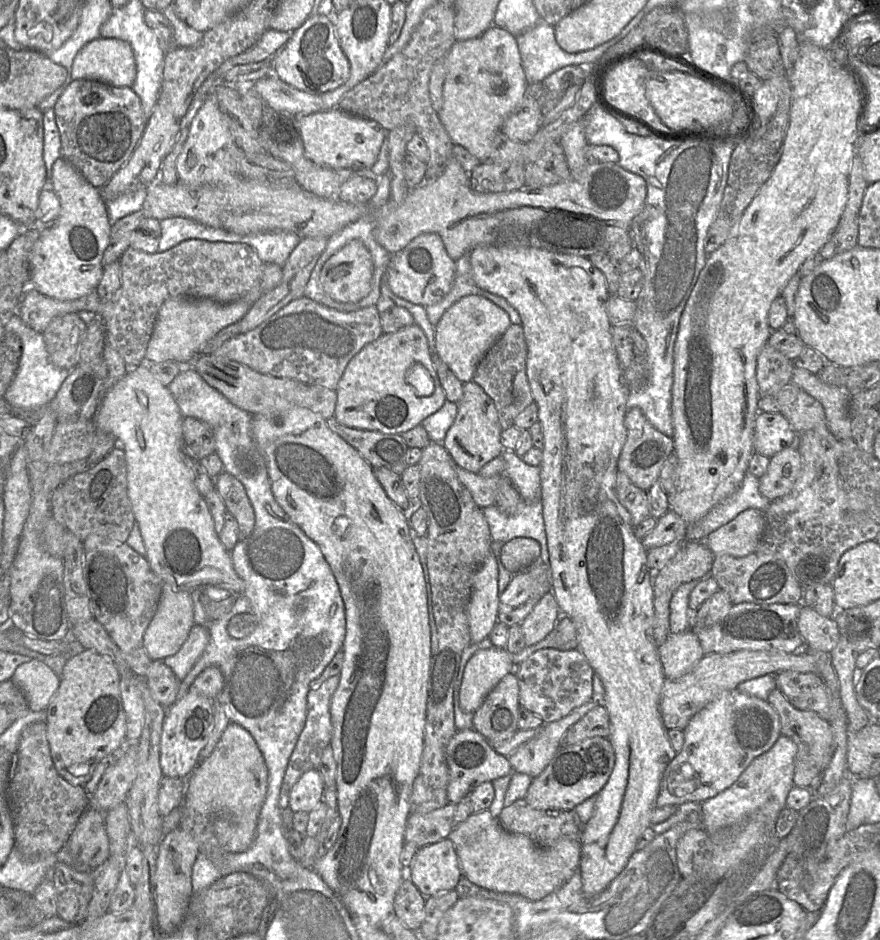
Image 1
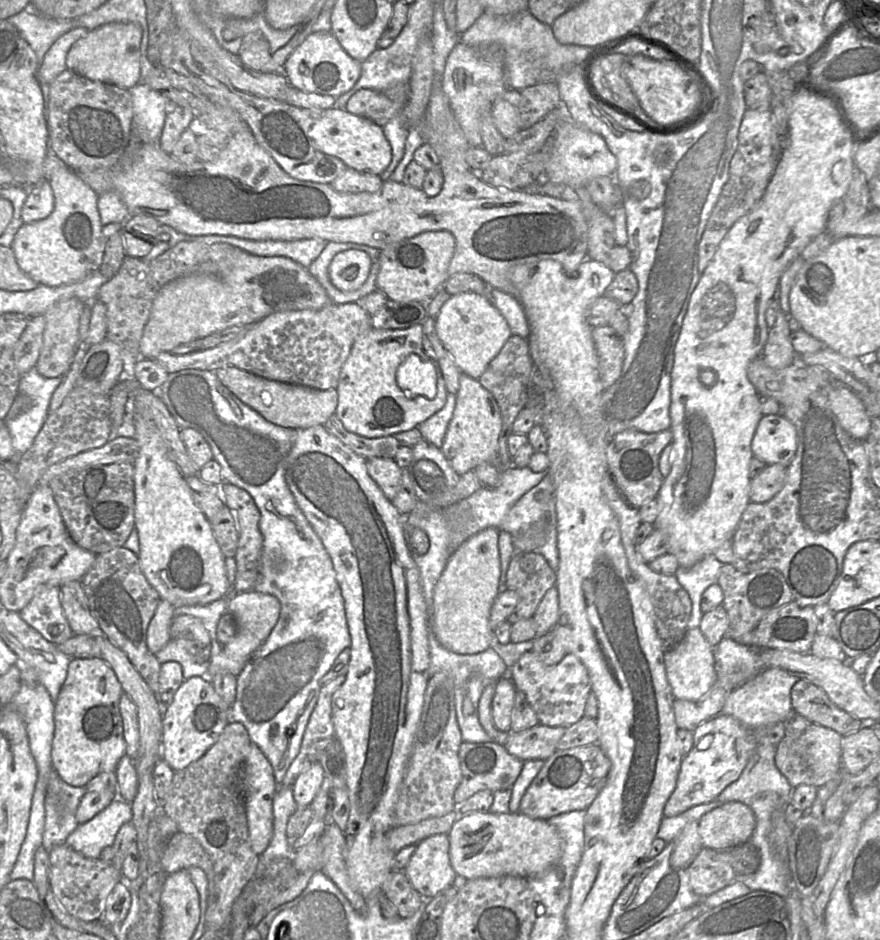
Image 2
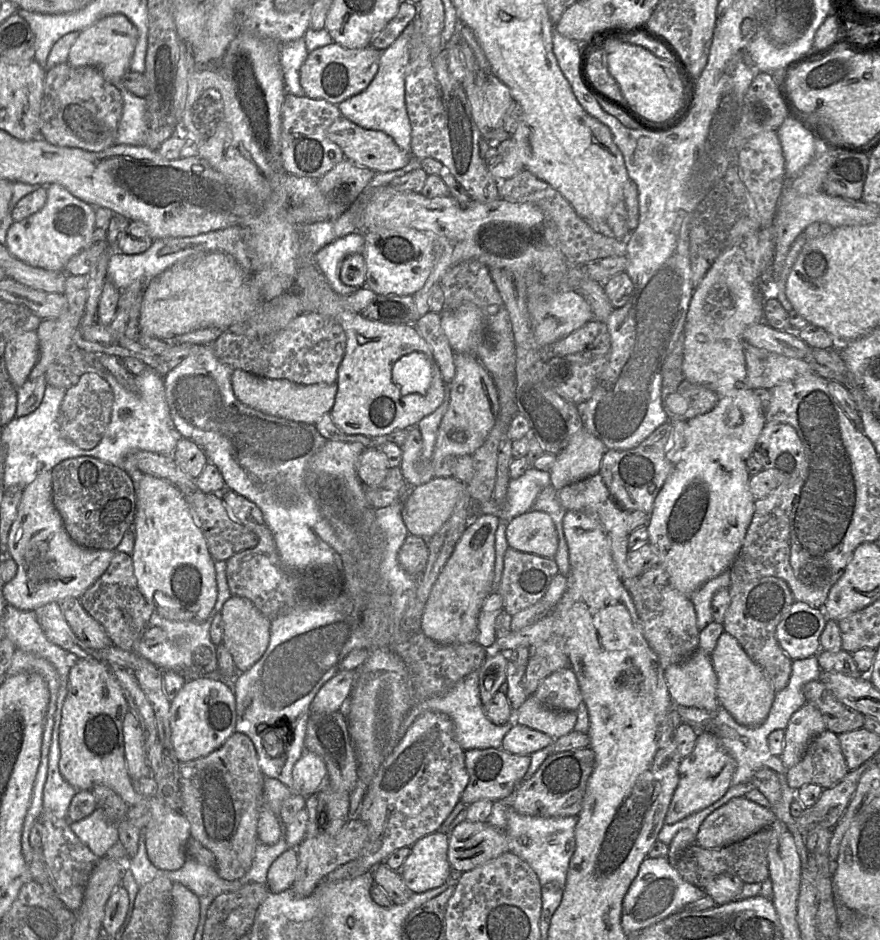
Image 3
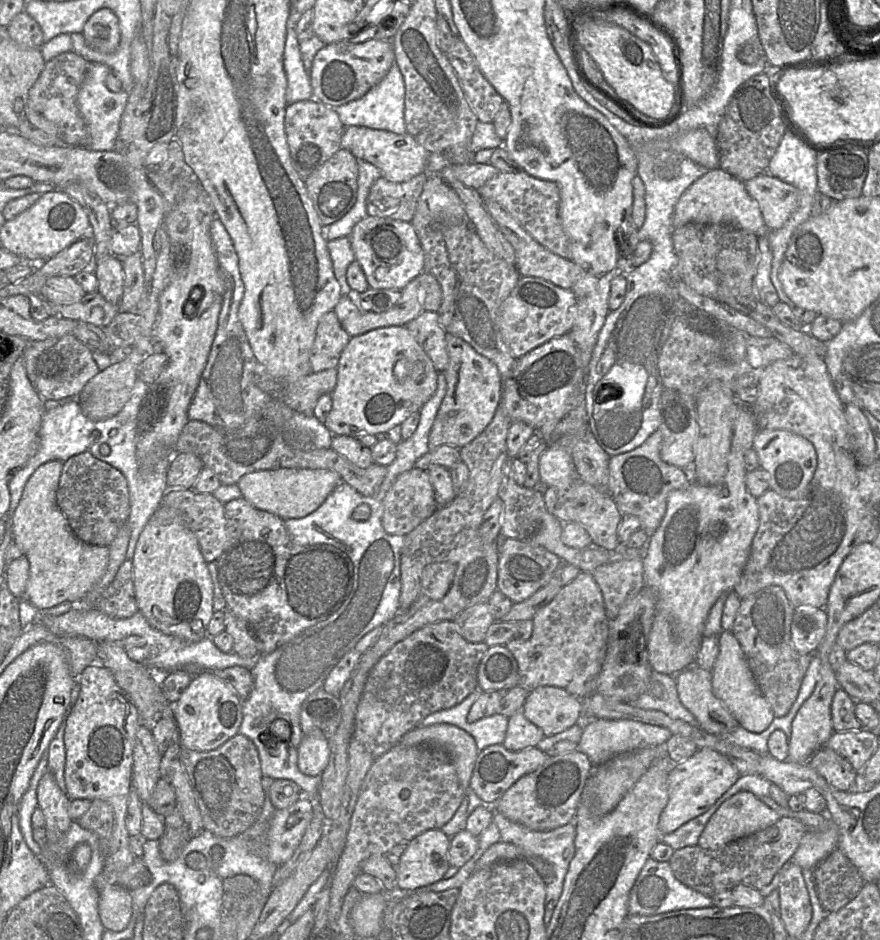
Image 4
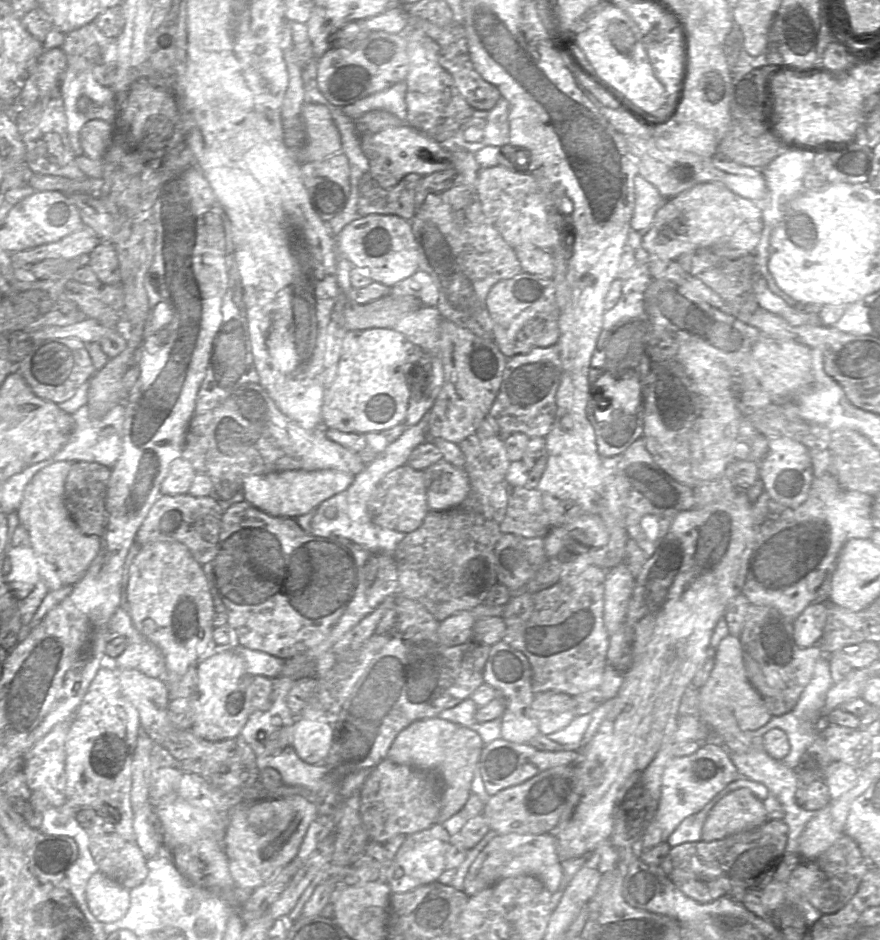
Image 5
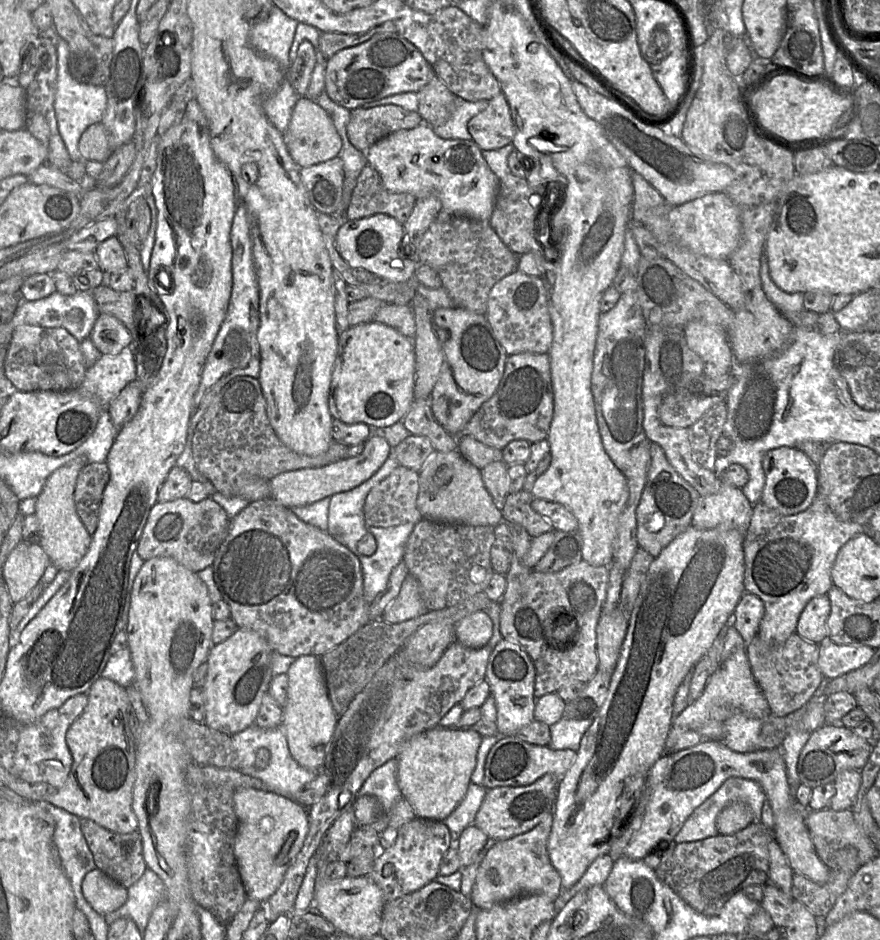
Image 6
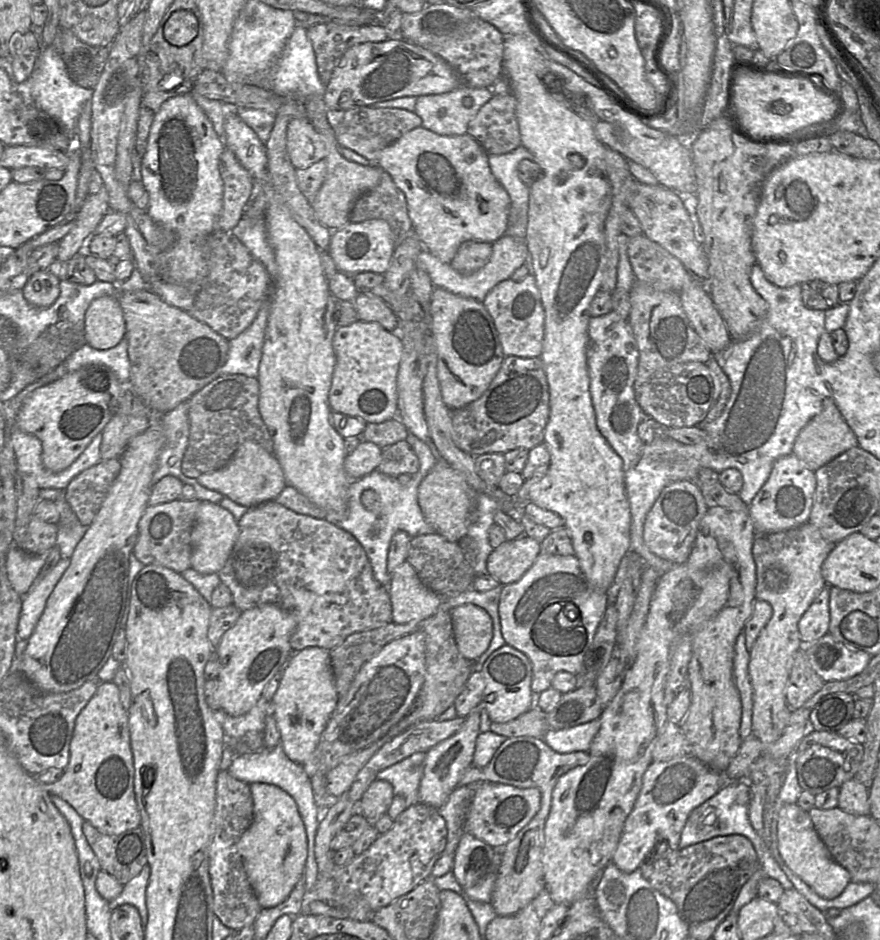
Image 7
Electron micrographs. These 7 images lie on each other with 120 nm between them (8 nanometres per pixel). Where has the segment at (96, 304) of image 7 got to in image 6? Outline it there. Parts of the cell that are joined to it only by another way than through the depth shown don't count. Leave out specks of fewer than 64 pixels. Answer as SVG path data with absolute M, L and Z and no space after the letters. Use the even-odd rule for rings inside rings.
M99 313L89 339L102 355L116 355L133 343L129 330L113 315Z

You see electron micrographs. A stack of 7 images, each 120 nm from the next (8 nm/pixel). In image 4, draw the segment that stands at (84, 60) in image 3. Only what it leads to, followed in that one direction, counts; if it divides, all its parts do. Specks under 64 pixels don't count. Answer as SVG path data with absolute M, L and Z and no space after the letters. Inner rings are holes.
M102 8L86 22L82 35L90 48L112 53L118 48L121 39L118 17L111 9Z

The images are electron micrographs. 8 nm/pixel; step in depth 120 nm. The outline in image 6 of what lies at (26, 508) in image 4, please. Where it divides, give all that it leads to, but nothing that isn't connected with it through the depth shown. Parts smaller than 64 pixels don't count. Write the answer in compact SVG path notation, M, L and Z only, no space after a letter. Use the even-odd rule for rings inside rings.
M75 459L56 469L46 480L42 492L36 497L34 514L39 521L38 544L58 570L71 572L89 549L92 536L81 522L74 502L74 490L79 472L87 464Z

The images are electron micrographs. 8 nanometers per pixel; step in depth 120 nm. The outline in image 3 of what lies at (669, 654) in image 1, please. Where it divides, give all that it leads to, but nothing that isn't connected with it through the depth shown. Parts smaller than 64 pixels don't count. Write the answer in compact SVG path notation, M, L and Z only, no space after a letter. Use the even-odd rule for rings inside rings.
M700 649L684 661L666 668L664 676L674 705L709 712L714 712L721 706L711 656Z

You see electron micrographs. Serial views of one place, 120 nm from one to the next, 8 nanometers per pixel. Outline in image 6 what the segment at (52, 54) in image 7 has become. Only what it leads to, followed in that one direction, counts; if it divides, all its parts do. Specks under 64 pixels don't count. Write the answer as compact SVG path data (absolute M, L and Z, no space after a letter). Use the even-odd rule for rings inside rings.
M57 38L57 81L54 98L54 111L59 134L72 161L81 160L78 150L80 136L85 129L97 122L101 122L107 104L104 86L84 84L74 79L68 68L69 49L65 40Z

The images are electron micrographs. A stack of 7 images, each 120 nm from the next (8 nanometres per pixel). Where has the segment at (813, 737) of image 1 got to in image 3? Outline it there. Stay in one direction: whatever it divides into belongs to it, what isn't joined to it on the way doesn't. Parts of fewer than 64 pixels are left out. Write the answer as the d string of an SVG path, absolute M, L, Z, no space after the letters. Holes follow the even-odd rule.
M826 729L811 740L801 760L786 770L786 780L794 790L807 784L827 789L839 783L848 772L838 735Z

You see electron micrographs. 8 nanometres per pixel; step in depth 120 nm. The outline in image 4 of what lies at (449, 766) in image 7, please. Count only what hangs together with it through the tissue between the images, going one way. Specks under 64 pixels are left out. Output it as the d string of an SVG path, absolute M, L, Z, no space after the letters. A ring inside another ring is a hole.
M447 723L416 726L404 734L398 743L405 746L423 745L443 749L451 757L463 789L470 789L479 750L475 739L465 730Z

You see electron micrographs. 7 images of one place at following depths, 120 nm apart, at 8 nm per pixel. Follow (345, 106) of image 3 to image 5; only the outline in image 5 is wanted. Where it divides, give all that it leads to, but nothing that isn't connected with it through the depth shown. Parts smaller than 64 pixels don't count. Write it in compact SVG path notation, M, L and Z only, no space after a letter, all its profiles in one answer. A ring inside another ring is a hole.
M401 81L360 102L339 107L351 120L356 121L375 109L388 110L399 120L406 122L406 81Z

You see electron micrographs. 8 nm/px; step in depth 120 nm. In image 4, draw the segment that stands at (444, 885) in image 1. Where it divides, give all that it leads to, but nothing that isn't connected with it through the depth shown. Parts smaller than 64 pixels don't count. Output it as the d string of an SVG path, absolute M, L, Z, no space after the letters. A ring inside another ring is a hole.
M430 829L412 839L395 867L397 888L411 891L443 879L450 867L450 838L441 829Z

